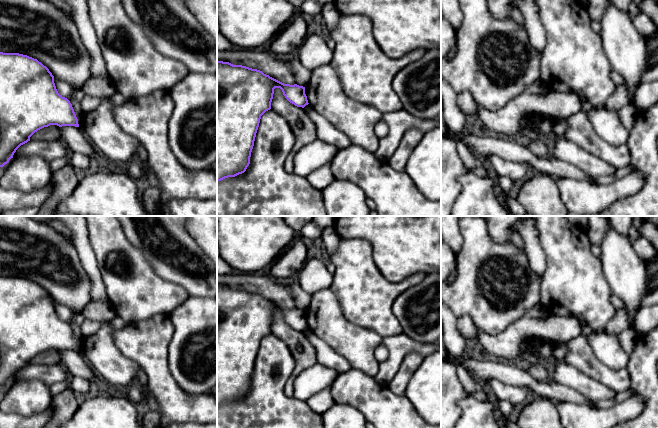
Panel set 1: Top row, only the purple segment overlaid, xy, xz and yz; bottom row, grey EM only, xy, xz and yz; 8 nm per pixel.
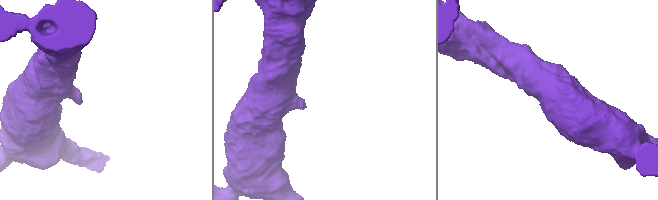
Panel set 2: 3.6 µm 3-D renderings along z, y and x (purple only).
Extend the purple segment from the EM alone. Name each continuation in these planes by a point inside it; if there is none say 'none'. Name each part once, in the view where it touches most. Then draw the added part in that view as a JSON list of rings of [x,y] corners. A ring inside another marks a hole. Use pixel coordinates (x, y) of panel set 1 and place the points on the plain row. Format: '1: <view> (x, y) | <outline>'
none

